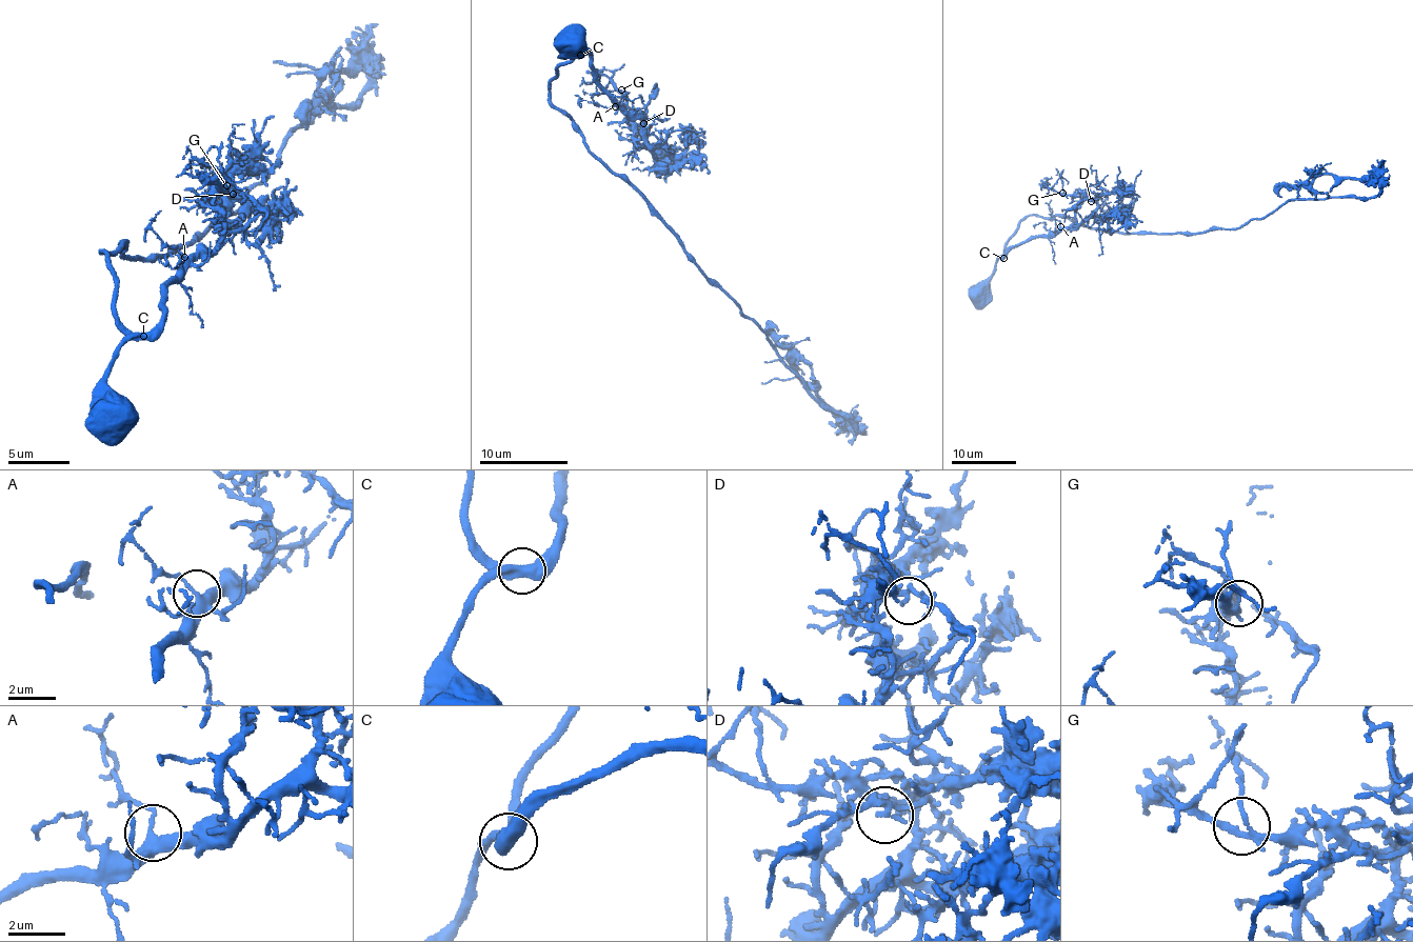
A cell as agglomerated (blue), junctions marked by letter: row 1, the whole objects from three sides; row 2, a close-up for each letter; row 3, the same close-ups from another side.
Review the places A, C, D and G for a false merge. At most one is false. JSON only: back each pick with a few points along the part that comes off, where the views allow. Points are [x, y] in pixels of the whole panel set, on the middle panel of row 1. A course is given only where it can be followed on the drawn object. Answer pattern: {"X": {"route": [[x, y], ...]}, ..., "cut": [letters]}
{"cut": []}

